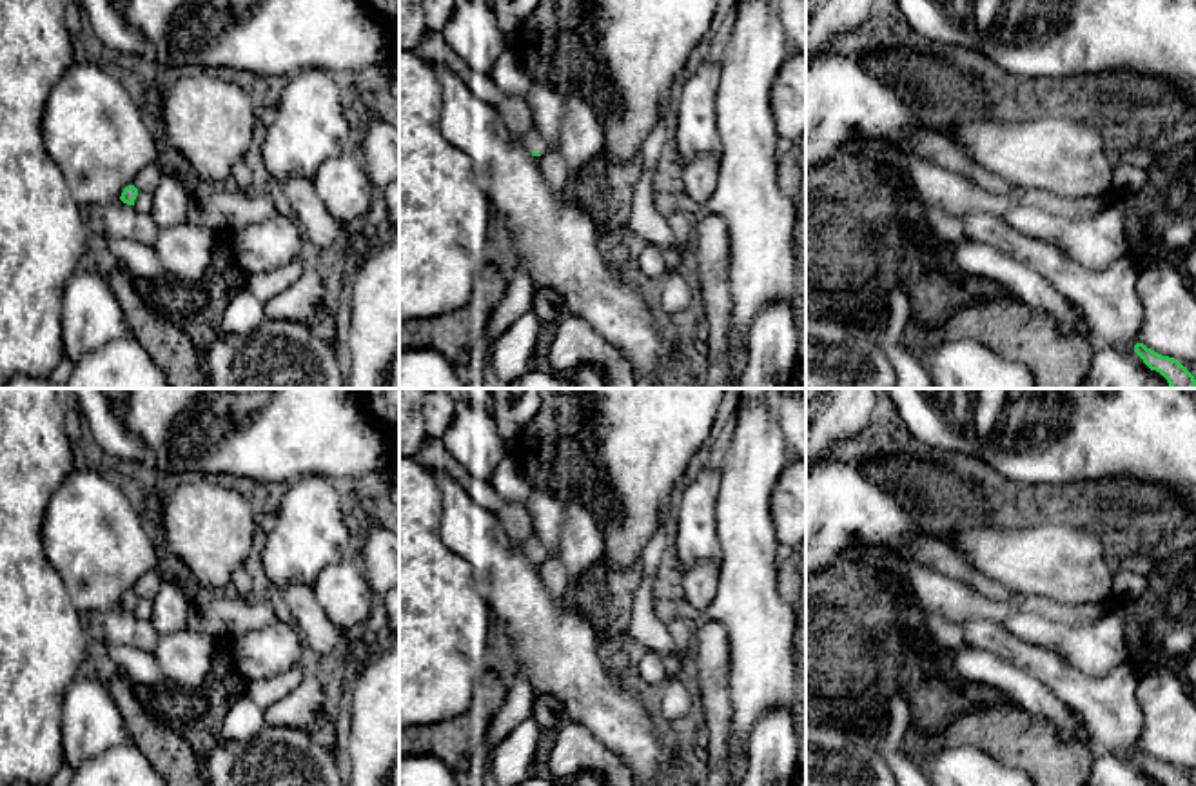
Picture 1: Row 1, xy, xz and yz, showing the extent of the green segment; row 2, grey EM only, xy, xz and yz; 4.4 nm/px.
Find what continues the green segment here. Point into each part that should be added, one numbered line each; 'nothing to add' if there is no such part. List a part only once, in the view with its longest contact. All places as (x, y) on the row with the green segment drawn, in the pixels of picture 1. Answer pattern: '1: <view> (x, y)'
1: xz (532, 140)

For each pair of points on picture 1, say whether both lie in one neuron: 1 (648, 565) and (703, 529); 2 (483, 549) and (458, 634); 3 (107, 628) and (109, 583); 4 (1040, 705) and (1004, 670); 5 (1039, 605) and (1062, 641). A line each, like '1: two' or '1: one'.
1: two
2: two
3: two
4: one
5: two

